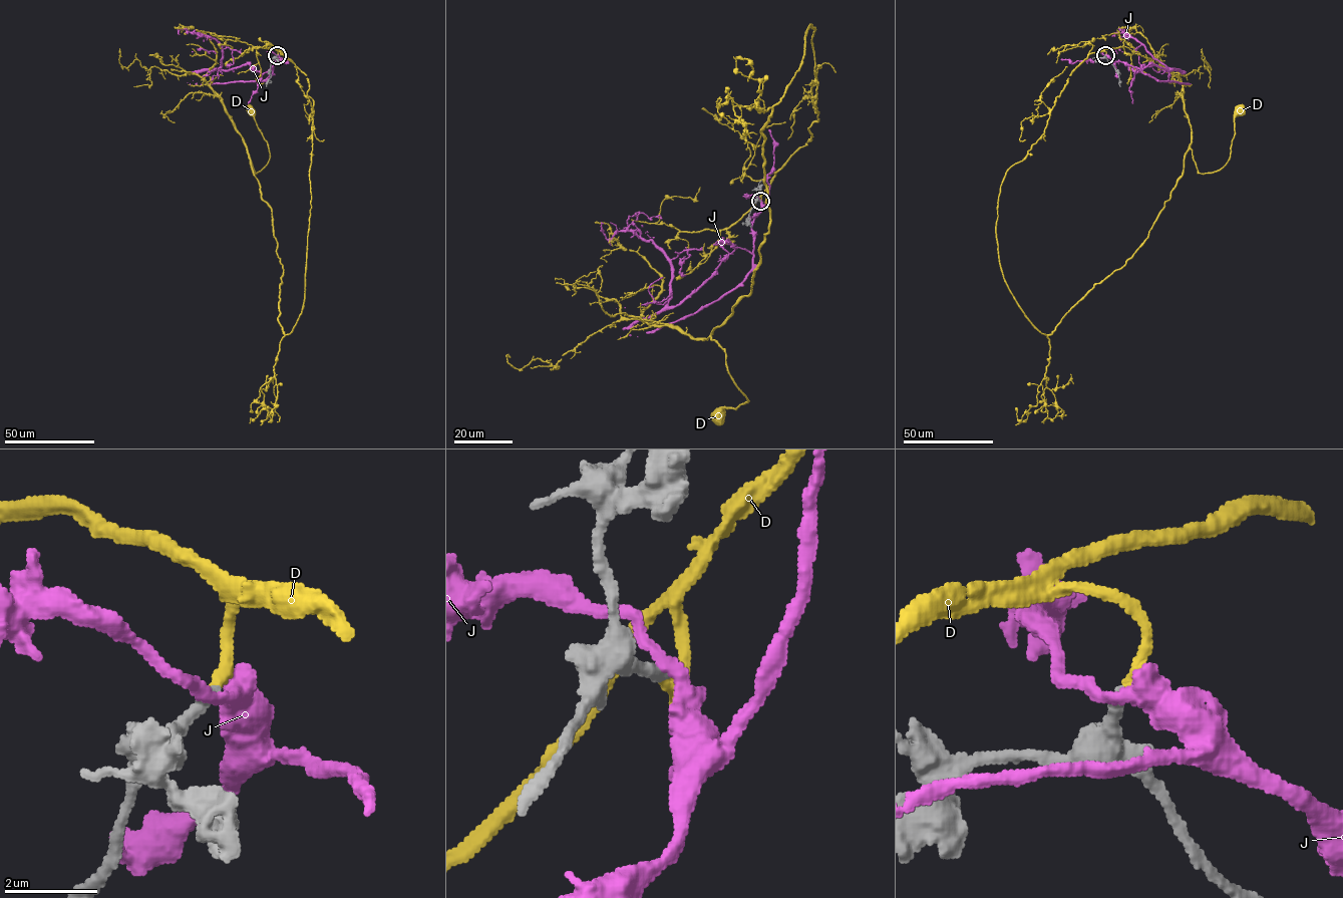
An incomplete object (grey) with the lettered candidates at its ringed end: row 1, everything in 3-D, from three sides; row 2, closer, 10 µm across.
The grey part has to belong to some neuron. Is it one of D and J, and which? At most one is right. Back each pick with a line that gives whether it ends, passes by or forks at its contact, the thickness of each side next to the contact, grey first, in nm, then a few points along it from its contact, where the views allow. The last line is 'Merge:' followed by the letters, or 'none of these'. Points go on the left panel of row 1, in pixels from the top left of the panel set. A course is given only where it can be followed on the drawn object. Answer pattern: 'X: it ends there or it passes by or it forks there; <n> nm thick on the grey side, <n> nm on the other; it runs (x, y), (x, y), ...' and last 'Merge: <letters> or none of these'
D: it ends there; 260 nm thick on the grey side, 220 nm on the other; it runs (277, 55), (313, 102), (305, 299), (289, 334), (251, 109)
Merge: D

